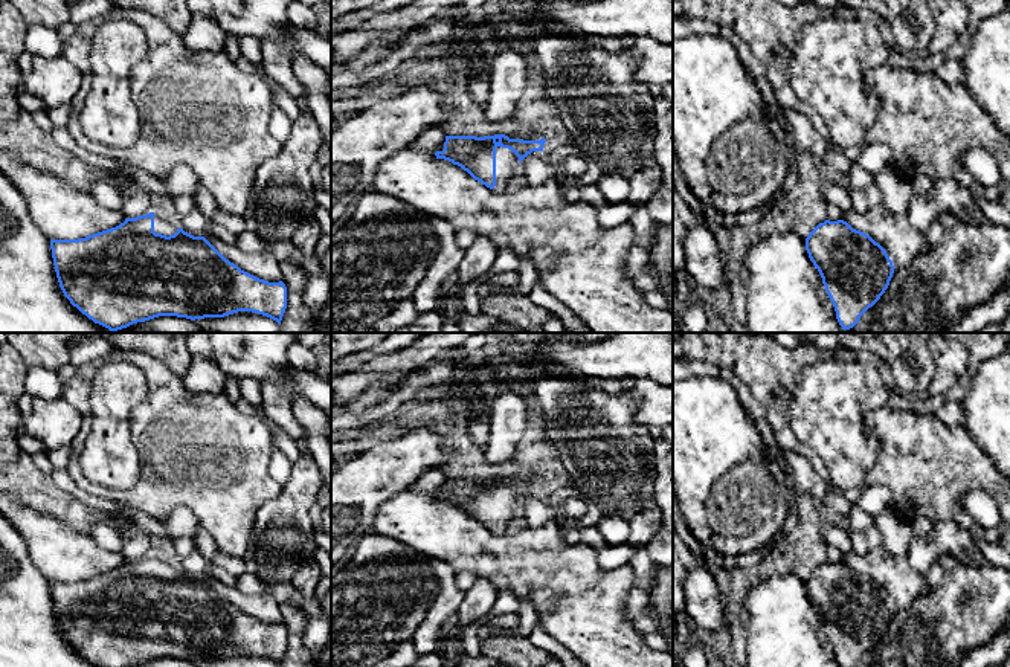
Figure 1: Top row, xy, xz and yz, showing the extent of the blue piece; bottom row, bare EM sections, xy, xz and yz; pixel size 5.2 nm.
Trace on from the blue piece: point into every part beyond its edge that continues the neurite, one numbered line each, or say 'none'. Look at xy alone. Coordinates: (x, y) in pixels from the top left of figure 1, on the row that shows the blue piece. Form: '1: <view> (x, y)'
1: xy (167, 225)

